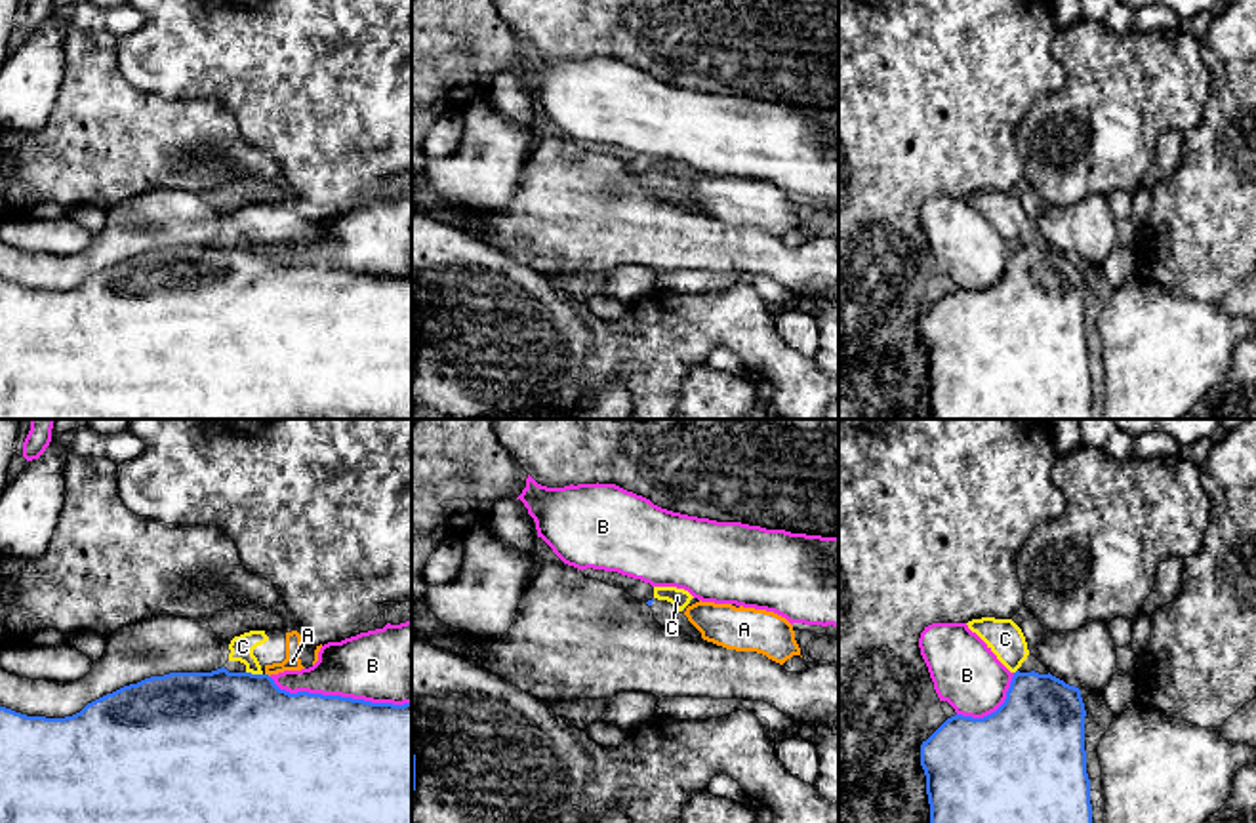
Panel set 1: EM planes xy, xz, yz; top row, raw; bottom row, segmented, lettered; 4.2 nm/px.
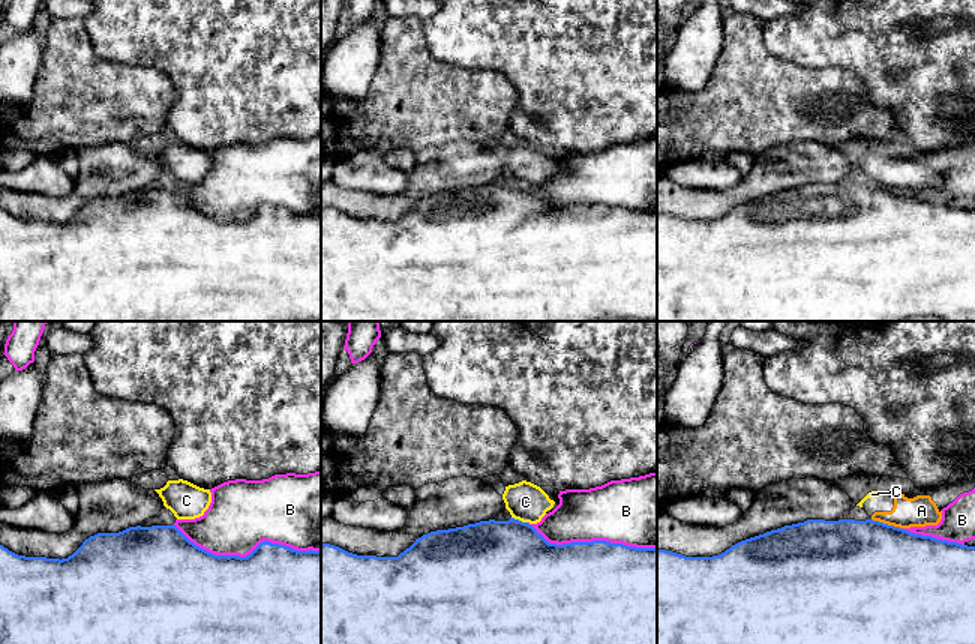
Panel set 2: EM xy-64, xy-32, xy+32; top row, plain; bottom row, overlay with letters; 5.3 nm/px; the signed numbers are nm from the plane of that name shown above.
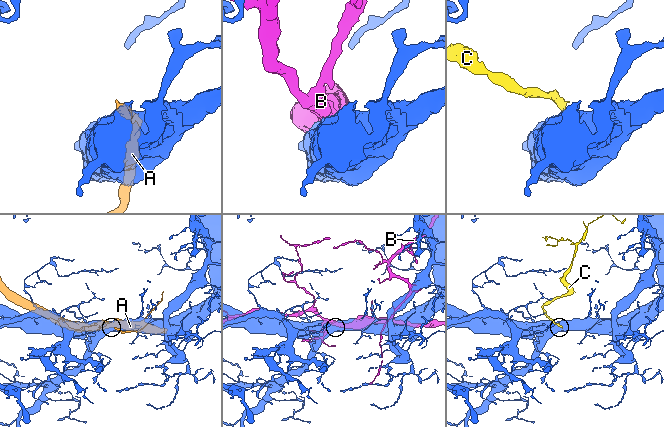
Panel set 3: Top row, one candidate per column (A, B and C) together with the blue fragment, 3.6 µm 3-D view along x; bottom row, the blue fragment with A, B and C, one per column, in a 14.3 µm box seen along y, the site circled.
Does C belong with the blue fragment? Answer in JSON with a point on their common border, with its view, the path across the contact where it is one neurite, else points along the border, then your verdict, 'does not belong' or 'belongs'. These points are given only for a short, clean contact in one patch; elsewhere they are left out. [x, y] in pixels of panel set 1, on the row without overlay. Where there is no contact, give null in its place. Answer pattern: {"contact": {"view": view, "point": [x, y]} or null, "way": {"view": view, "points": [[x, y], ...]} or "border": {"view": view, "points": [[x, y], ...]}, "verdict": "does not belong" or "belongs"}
{"contact": {"view": "xy", "point": [254, 248]}, "border": {"view": "xy", "points": [[246, 244], [262, 248]]}, "verdict": "does not belong"}

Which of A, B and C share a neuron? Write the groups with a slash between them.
A C / B

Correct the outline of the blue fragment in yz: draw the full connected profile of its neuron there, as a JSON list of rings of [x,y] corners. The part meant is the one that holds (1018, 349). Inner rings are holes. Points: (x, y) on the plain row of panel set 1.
[[[1016,244],[1004,276],[983,291],[955,288],[921,318],[930,419],[1096,419],[1081,263]]]

